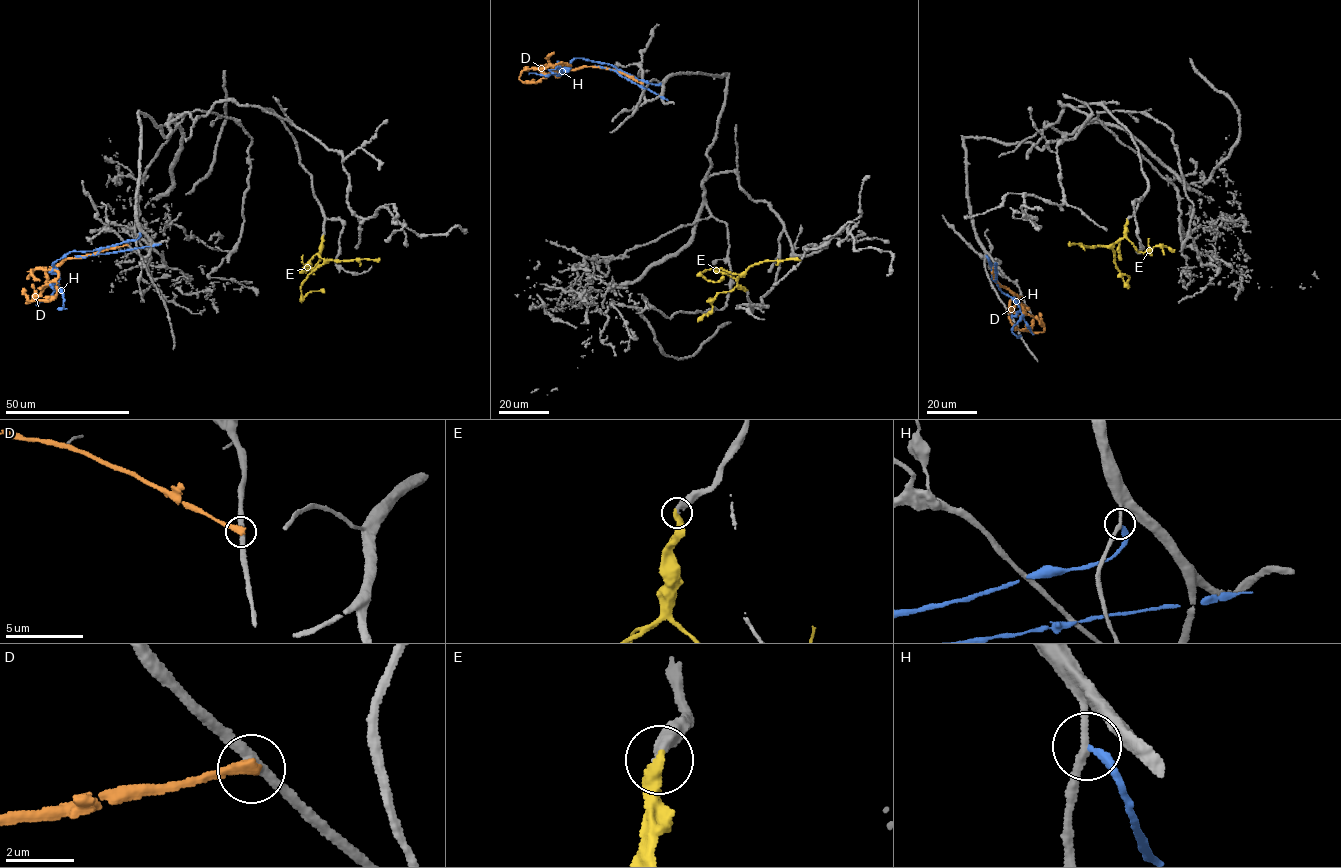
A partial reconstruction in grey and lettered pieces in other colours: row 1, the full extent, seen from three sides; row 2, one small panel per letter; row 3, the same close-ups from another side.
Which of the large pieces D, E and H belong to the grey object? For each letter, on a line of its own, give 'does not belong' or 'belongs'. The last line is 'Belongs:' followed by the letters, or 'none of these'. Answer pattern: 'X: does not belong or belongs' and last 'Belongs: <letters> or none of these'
D: does not belong
E: belongs
H: does not belong
Belongs: E

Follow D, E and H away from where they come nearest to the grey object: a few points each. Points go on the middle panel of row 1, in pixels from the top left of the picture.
D: (642, 83), (615, 70), (593, 66), (560, 67), (536, 82), (519, 78), (523, 70), (545, 69), (562, 62)
E: (747, 289), (737, 283), (741, 275), (721, 268), (700, 273), (710, 281), (718, 282), (723, 276)
H: (660, 83), (646, 83), (611, 65), (576, 58), (566, 72), (557, 75), (558, 66), (550, 70), (556, 73)

